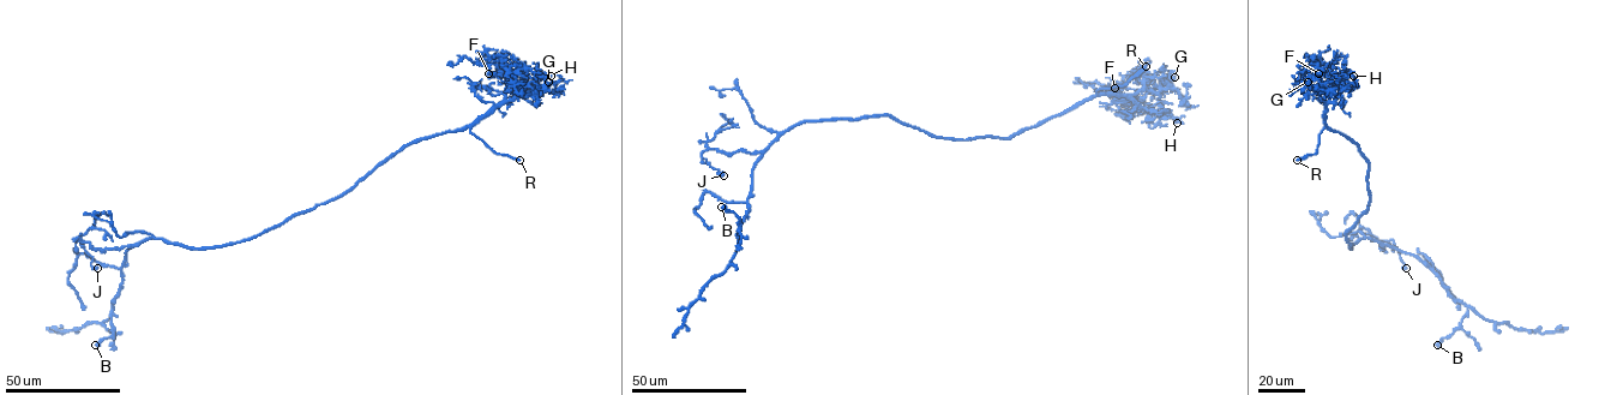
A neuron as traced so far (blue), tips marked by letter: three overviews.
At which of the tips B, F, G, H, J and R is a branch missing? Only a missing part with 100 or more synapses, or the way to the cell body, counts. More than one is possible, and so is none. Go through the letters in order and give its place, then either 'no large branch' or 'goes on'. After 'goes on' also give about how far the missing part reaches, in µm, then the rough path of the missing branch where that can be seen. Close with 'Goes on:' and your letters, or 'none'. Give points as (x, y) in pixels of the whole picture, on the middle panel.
B: (721, 207) | no large branch
F: (1114, 88) | no large branch
G: (1174, 77) | no large branch
H: (1177, 123) | no large branch
J: (723, 175) | no large branch
R: (1146, 66) | goes on | 25 µm | (1146, 66), (1164, 55), (1166, 29), (1162, 31)
Goes on: R

